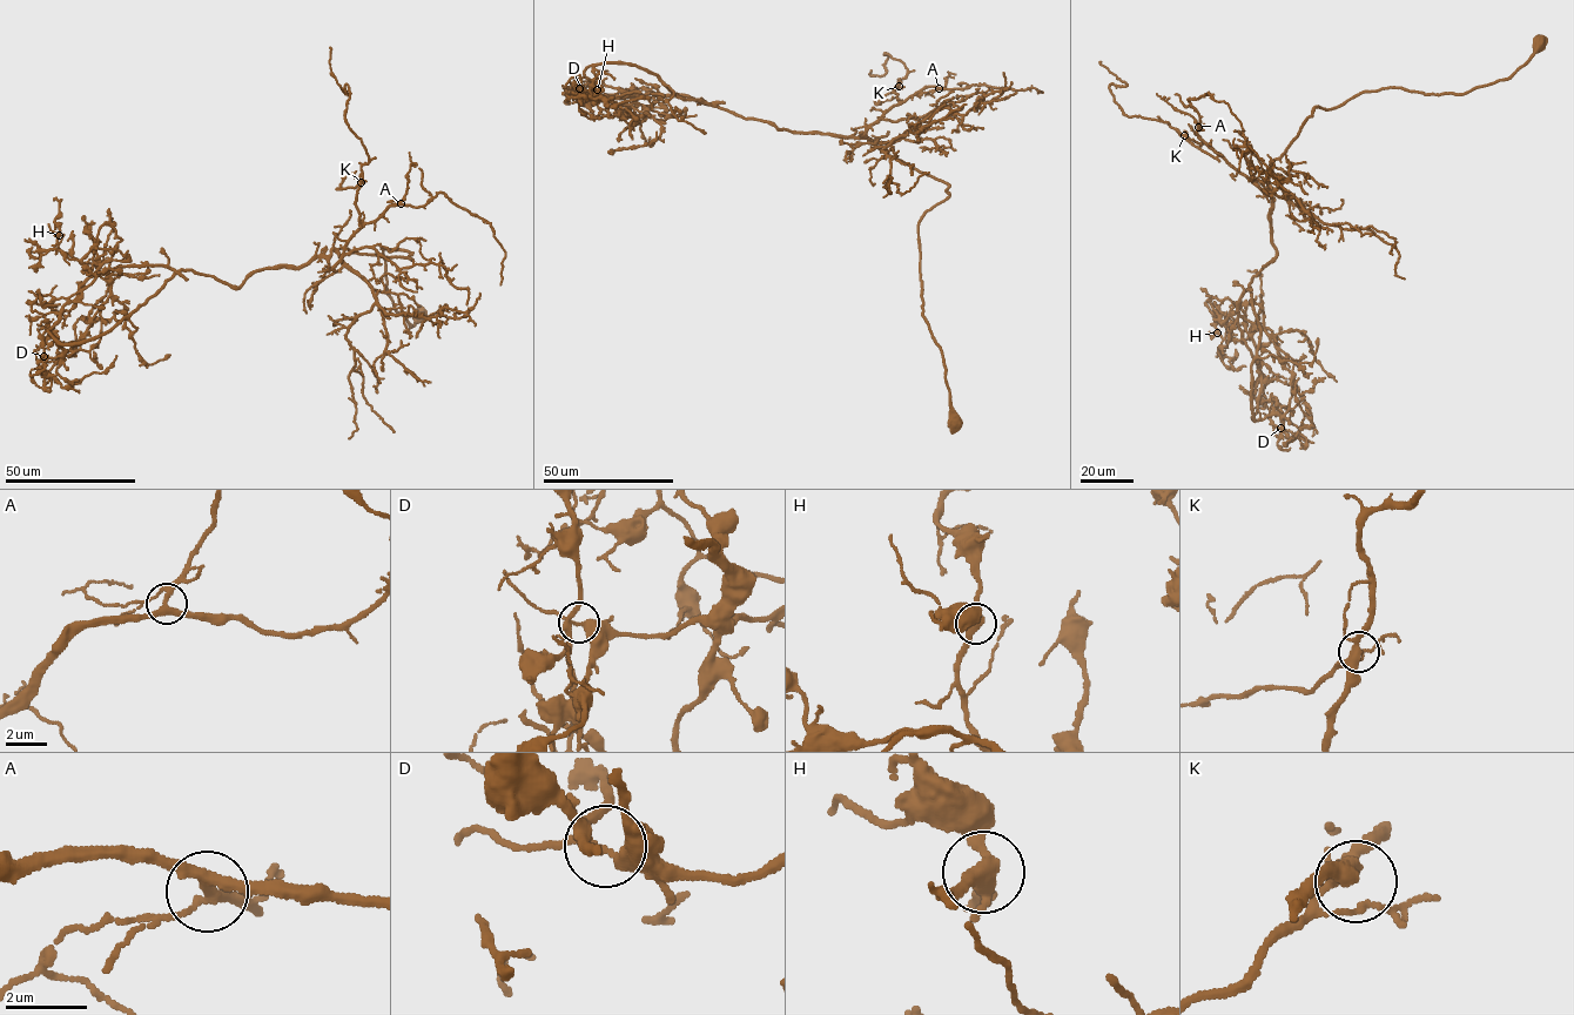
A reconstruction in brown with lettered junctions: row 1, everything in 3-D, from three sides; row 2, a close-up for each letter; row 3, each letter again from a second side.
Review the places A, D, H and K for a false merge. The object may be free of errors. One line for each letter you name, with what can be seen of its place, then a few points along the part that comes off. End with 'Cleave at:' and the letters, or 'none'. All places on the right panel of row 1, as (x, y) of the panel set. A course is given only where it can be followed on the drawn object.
D: (1280, 428) | (1280, 427), (1297, 437), (1306, 403), (1269, 335), (1238, 316), (1242, 337), (1262, 371), (1251, 390), (1269, 376)
Cleave at: D

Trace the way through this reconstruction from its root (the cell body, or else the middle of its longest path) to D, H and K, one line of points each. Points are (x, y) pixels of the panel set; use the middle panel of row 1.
D: (955, 421), (919, 240), (947, 183), (866, 139), (681, 99), (636, 66), (596, 64), (598, 88), (580, 88)
H: (955, 421), (923, 316), (919, 240), (947, 183), (866, 139), (780, 129), (686, 96), (597, 89)
K: (955, 421), (923, 316), (919, 240), (919, 221), (949, 186), (866, 136), (900, 102), (899, 86)

